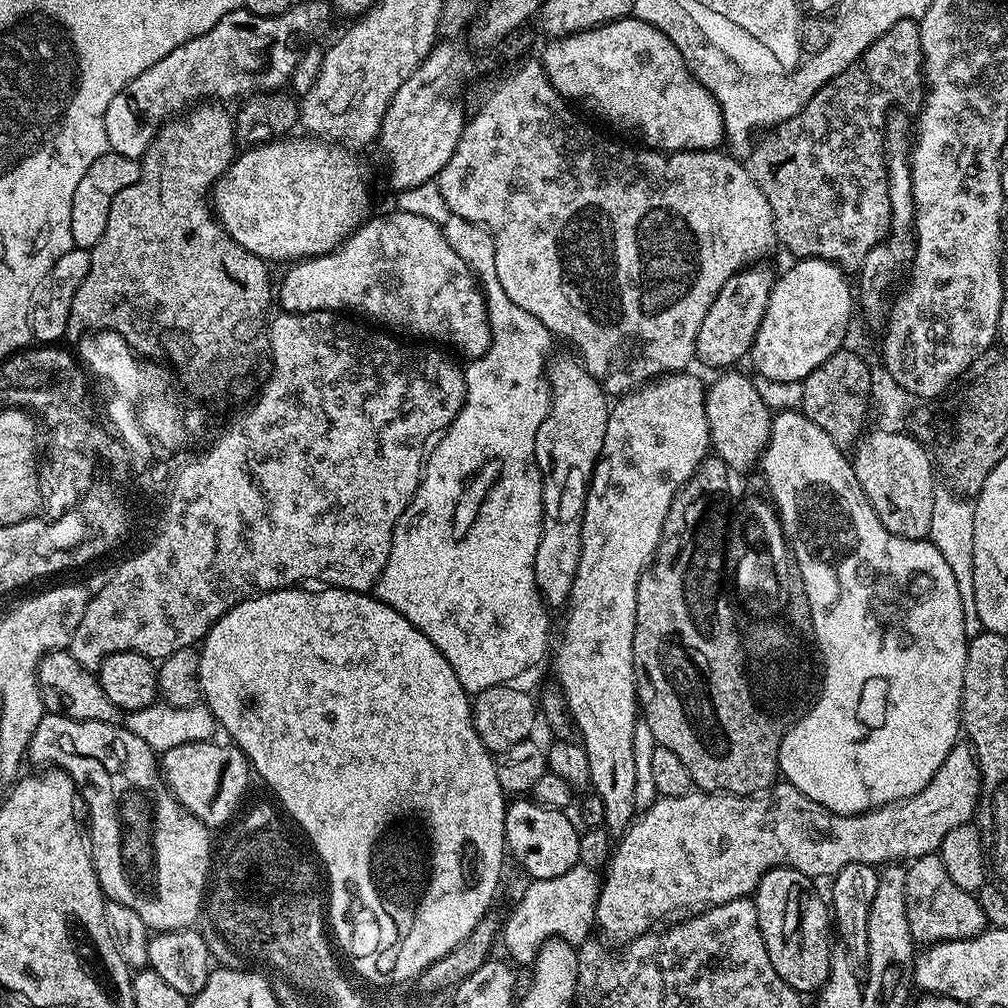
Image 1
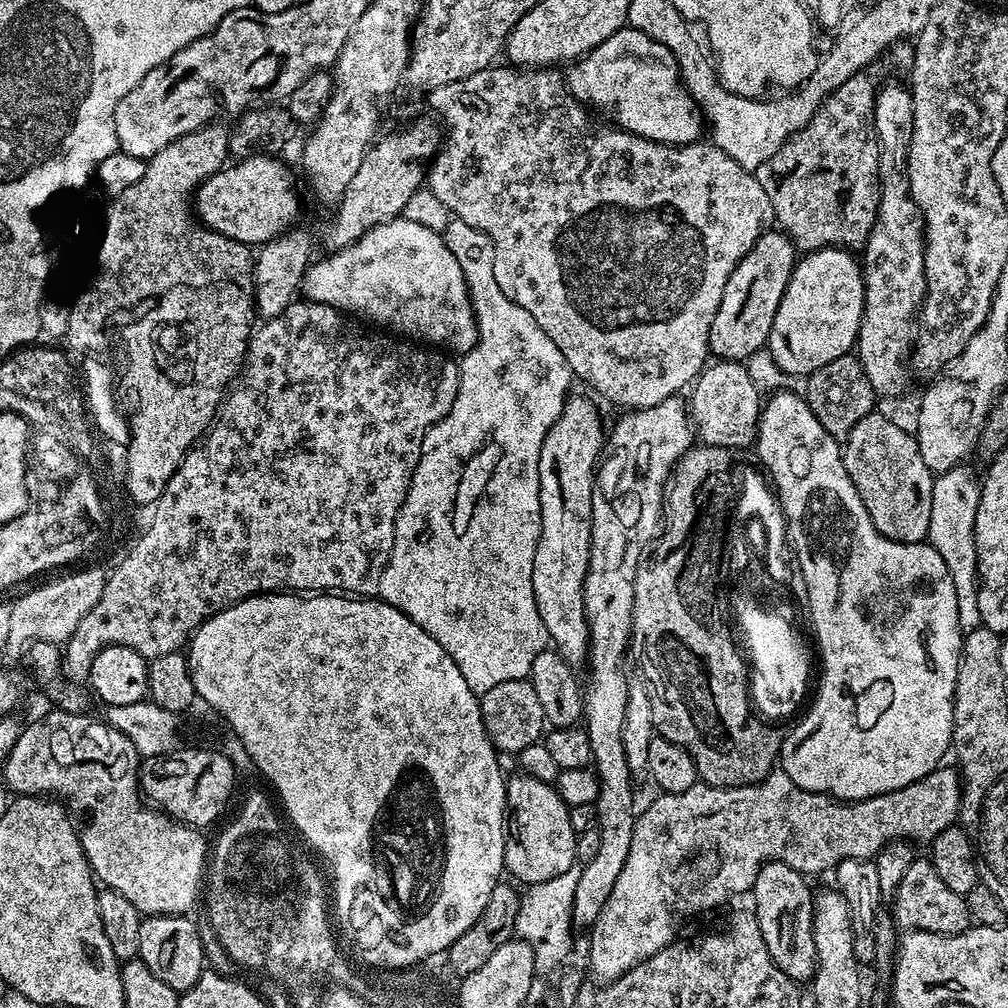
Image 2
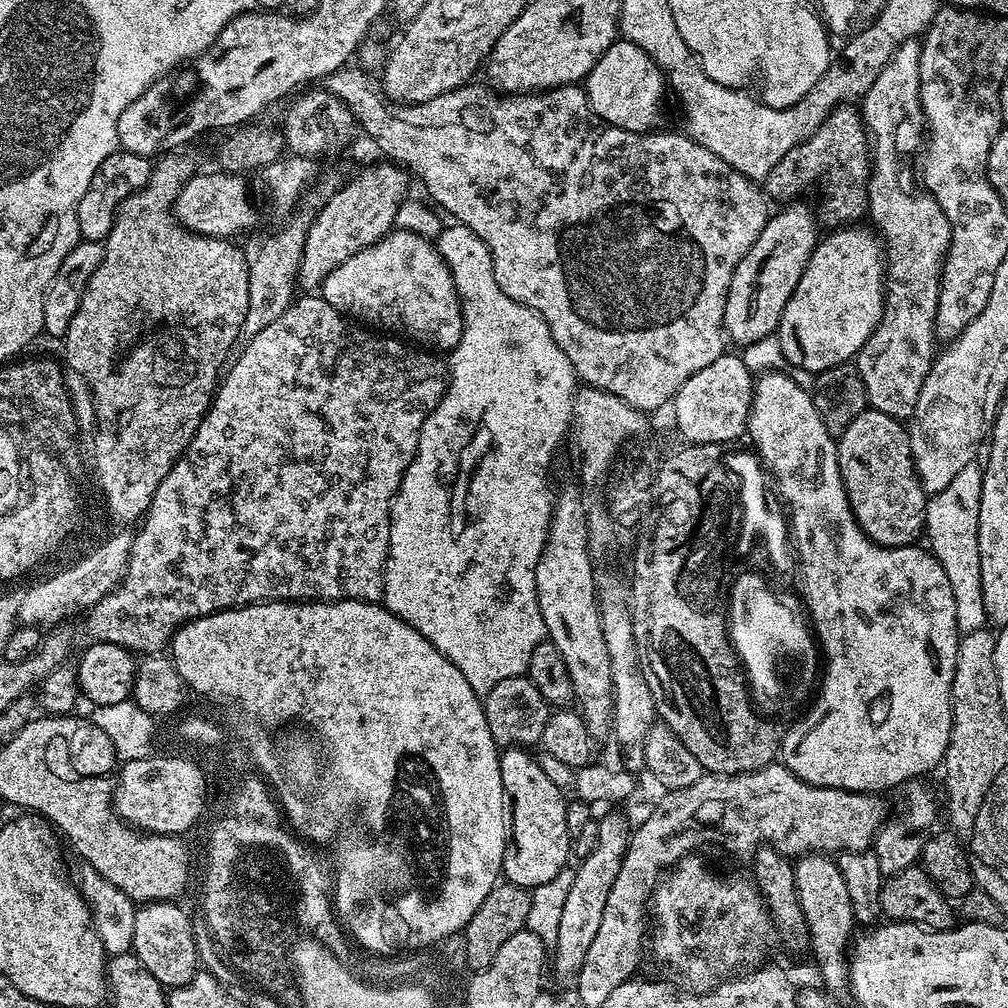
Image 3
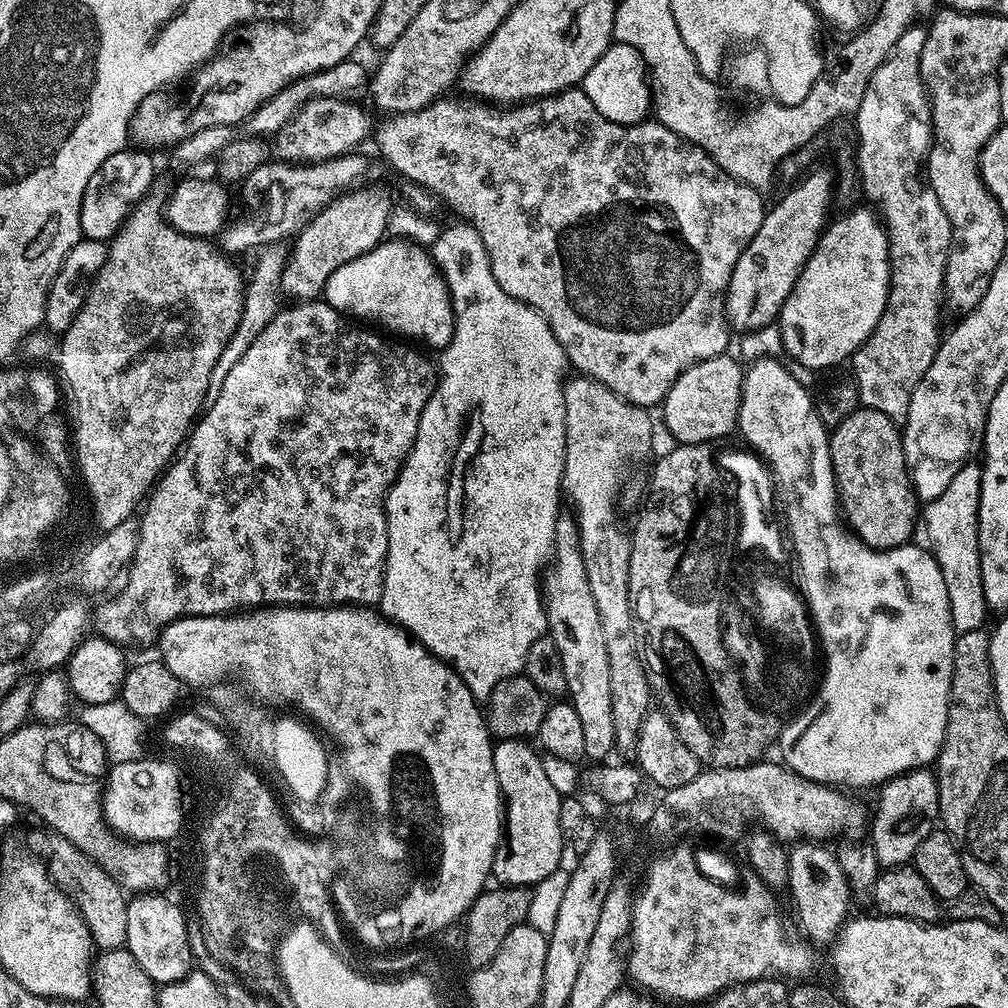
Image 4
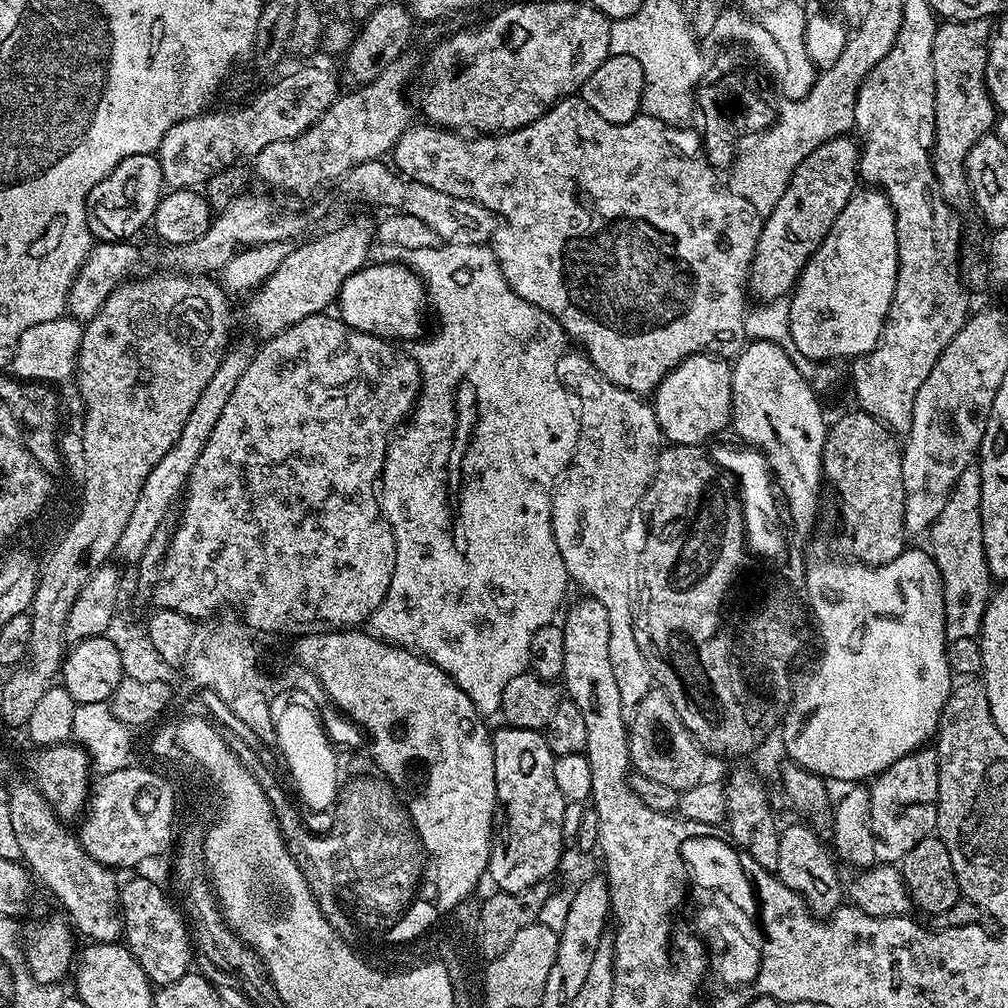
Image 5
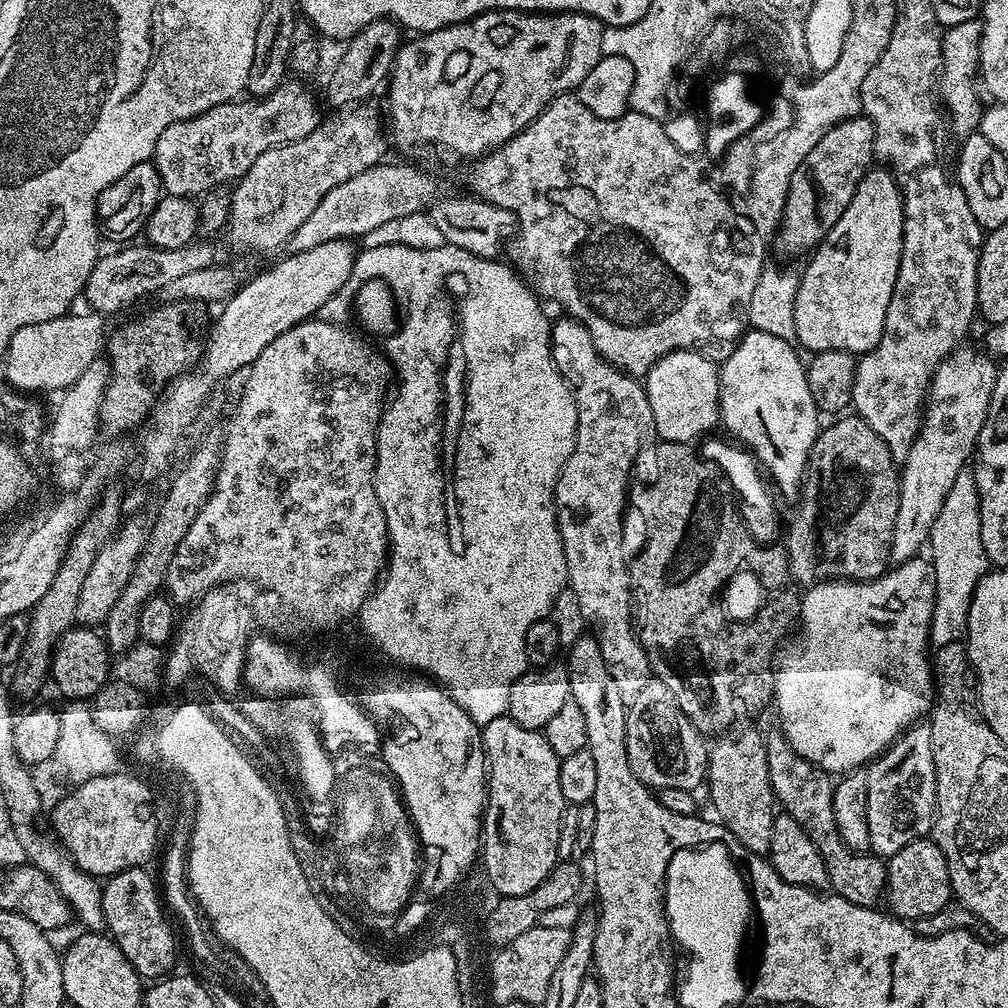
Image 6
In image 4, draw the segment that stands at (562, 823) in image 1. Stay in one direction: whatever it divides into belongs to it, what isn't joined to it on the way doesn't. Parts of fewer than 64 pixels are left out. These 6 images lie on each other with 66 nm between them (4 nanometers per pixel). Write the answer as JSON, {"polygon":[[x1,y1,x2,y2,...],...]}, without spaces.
{"polygon":[[527,739,501,740,492,749,494,758,494,774,498,778,500,795,502,797,502,839,496,847,494,862,492,863,492,876,504,886,533,886,547,875,561,867,560,859,566,852,566,841,562,834,562,826,558,826,558,810,561,797,558,790,549,781,546,770,542,770,542,756,535,747,531,748]]}

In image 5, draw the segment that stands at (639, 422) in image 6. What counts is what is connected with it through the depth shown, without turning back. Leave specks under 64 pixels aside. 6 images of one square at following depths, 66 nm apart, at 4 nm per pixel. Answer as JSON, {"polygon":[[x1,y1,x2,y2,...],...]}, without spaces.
{"polygon":[[565,351,564,357,558,362,558,378,578,405,580,433,572,461,552,488,552,533,564,559,569,581,576,583,577,580,585,597,606,606,610,618,610,666,614,670,614,679,618,686,618,698,626,710,631,710,638,706,638,702,642,702,642,698,646,698,648,692,653,691,654,681,650,666,642,650,638,650,638,642,634,638,634,596,633,593,632,596,628,593,630,568,628,572,624,565,624,531,628,528,632,511,635,508,637,511,644,493,652,483,662,437,656,421,656,409,645,397,630,390,622,390,622,386,614,386,614,382,607,380,588,361,583,351,575,351]]}

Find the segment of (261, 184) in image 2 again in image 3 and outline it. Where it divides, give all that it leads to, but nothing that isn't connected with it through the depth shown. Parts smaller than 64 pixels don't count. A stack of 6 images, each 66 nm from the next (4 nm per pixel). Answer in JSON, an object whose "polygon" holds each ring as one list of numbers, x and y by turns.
{"polygon":[[197,171,178,194,174,205,177,220,184,228,200,236,236,238,239,232,244,232,256,224,256,208,248,197,248,184,244,180,247,179,243,175,230,172]]}

